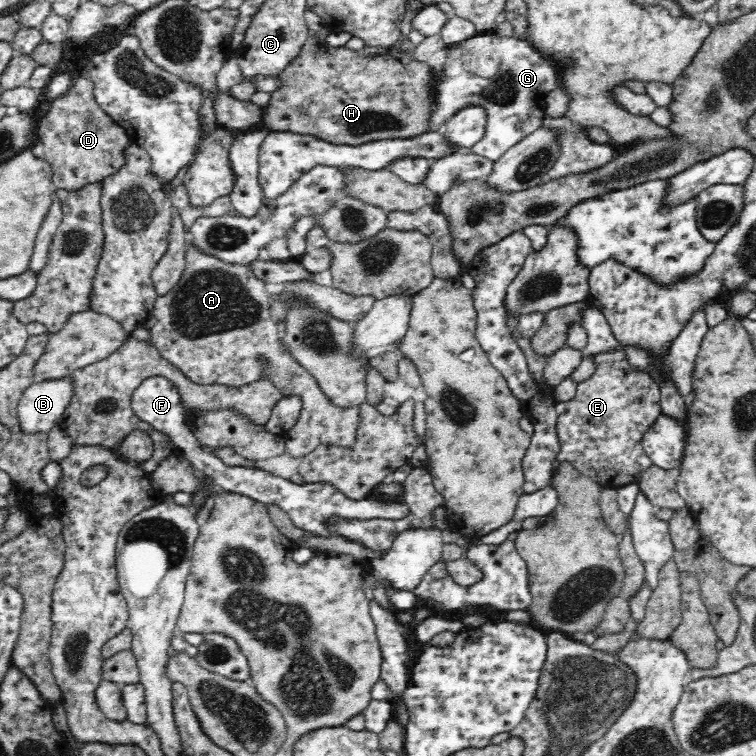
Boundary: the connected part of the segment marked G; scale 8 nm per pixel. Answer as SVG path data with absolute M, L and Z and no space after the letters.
M480 33L464 42L450 46L446 63L436 76L434 105L432 110L432 131L438 131L440 124L446 122L459 108L466 105L482 105L486 109L487 124L485 136L475 147L480 155L498 160L511 146L544 125L546 96L561 88L559 68L554 61L542 54L529 40L516 37L502 37L495 33Z

